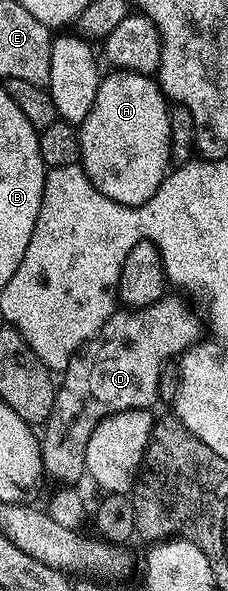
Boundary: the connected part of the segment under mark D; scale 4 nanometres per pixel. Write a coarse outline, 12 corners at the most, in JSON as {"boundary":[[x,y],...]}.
{"boundary":[[178,296],[123,307],[71,358],[40,432],[41,471],[86,471],[92,430],[158,404],[203,339]]}

